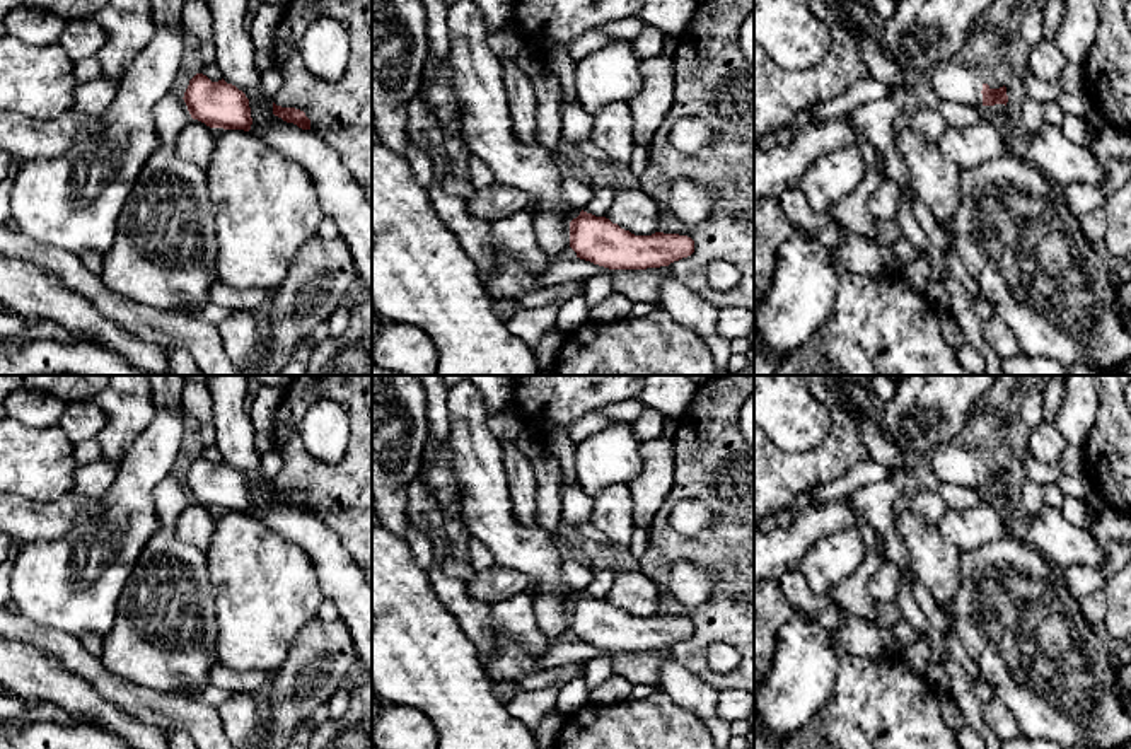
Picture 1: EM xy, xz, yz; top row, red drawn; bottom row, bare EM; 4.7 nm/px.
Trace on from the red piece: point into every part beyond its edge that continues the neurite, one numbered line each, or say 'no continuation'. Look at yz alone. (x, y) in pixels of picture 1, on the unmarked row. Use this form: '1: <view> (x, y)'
1: yz (952, 464)

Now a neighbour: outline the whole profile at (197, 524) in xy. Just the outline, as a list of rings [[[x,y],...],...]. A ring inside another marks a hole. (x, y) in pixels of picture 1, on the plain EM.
[[[193,502],[186,507],[186,510],[176,520],[176,534],[208,553],[212,546],[212,534],[217,529],[218,519],[212,515],[212,510],[205,505]]]

